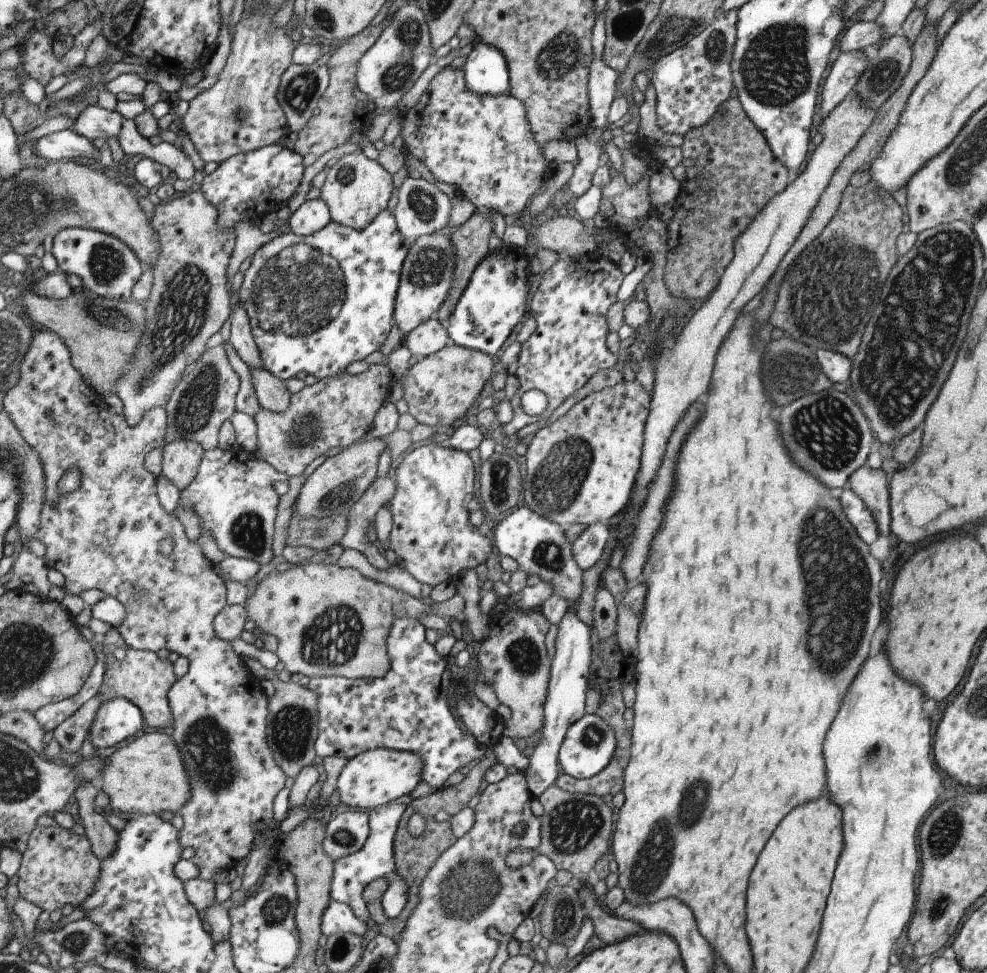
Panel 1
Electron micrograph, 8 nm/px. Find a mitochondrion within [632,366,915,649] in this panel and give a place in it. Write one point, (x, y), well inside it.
(822, 432)

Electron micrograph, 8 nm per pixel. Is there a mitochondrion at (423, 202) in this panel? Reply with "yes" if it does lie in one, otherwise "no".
yes

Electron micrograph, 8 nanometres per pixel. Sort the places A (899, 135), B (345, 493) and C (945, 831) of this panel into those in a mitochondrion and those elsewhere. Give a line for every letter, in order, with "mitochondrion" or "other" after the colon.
A: other
B: mitochondrion
C: mitochondrion

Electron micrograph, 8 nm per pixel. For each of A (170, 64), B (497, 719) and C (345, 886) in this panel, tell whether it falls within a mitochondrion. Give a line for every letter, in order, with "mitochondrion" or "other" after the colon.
A: other
B: other
C: other

